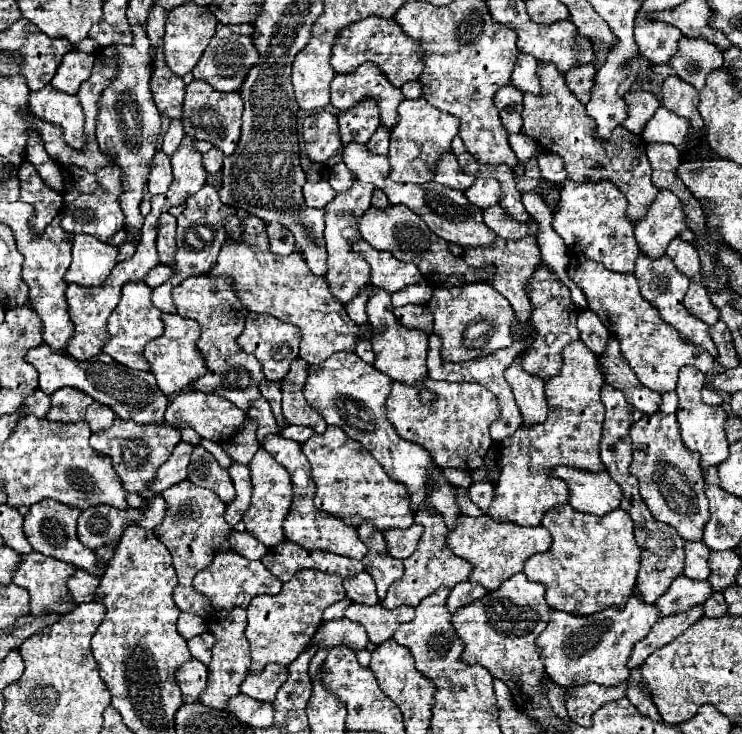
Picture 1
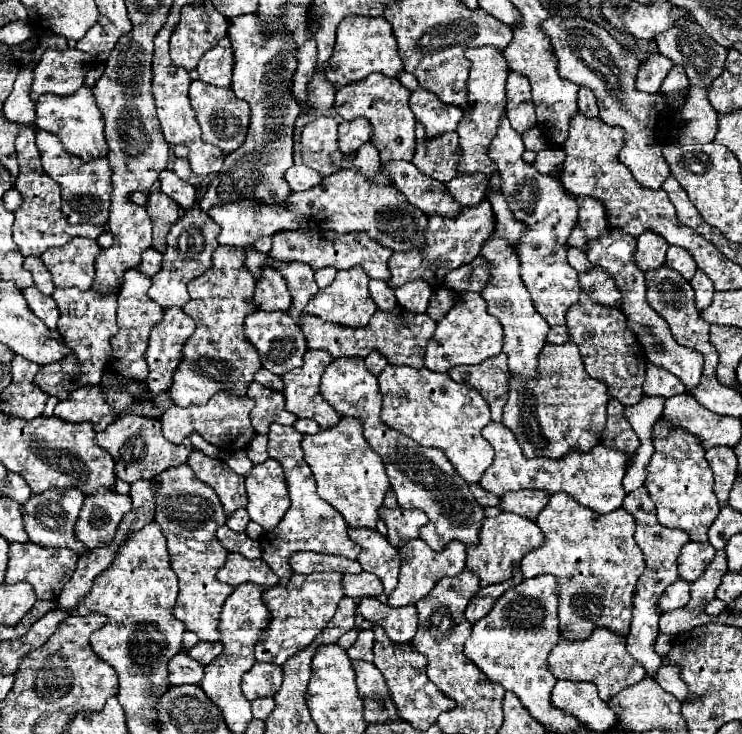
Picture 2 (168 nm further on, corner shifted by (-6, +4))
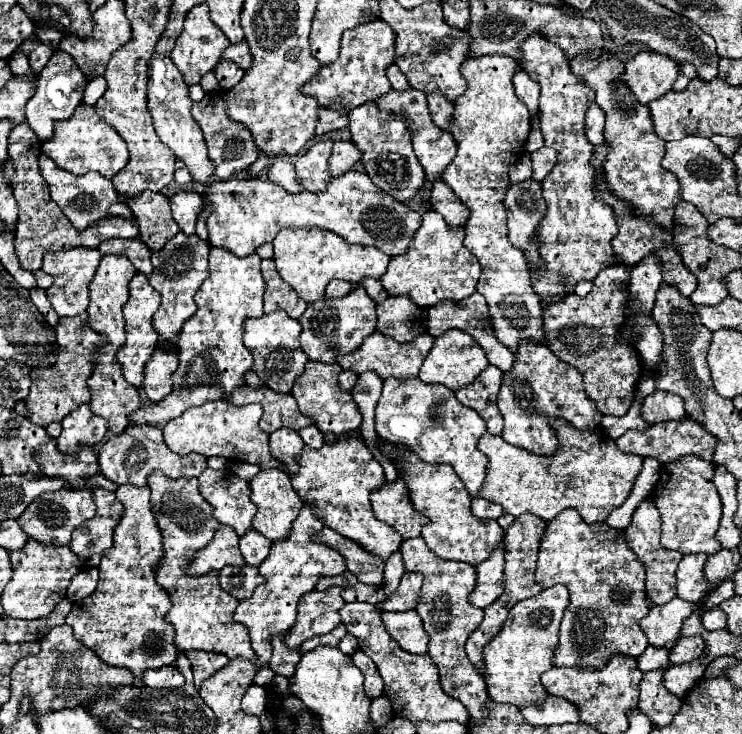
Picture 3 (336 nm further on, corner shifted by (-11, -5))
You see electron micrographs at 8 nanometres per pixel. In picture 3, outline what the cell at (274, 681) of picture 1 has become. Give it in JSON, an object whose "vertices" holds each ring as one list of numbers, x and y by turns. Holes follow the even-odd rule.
{"vertices":[[251,684,247,694,243,696,241,700,241,710,245,714,251,714,251,716,261,716,265,712,265,692,263,692,265,686,257,686,257,684]]}

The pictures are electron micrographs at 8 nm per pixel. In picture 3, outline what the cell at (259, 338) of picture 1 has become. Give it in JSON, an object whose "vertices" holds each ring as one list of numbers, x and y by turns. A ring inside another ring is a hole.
{"vertices":[[273,312,261,318,249,318,243,322,245,346,253,354,253,372,261,382,279,394,289,394,297,376,303,374,307,364,307,354,299,348,301,324,293,320,287,312]]}

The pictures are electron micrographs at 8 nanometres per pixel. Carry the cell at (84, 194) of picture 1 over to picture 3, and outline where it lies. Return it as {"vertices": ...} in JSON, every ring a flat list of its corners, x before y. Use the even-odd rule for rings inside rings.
{"vertices":[[39,156,39,172,49,184,51,200,61,208,61,212,71,220,71,224,79,230,89,228,97,220,101,220,107,214,107,208,119,200,117,190,113,188,111,180,99,176,99,172,87,172,85,176,71,176,71,172,63,172,51,158]]}

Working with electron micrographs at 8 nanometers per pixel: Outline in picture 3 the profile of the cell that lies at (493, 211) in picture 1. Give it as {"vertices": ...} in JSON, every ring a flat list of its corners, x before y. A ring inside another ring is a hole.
{"vertices":[[425,212,407,252,391,258,387,272,379,278,381,284,391,296,407,294,415,298,415,304,423,308,435,306,441,300,463,300,465,296,471,296,477,288,481,266,475,256,461,246,463,236,463,228,451,228,449,224,445,224,439,212]]}

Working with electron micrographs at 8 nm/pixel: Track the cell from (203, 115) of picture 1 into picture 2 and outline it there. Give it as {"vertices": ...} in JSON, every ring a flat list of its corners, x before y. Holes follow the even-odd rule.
{"vertices":[[196,79,190,85,190,103,192,109,196,111,196,119,200,123,204,143,212,143,220,147,224,153,232,153,240,147,242,139,246,139,246,131,250,123,250,107,246,101,238,99,232,89,220,89]]}

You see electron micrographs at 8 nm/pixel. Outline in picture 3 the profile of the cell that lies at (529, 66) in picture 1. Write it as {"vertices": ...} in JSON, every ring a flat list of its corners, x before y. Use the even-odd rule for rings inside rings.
{"vertices":[[529,36,523,42,523,70,541,86,541,132,545,144,557,148,559,158,547,178,541,182,547,212,537,228,539,256,545,272,537,274,531,268,531,286,539,298,555,298,569,294,577,282,593,280,601,268,615,260,611,240,617,236,617,220,613,208,595,198,597,170,591,164,593,146,585,136,585,112,595,102,595,92,571,72,569,60,543,36],[567,278,567,284,565,284]]}

